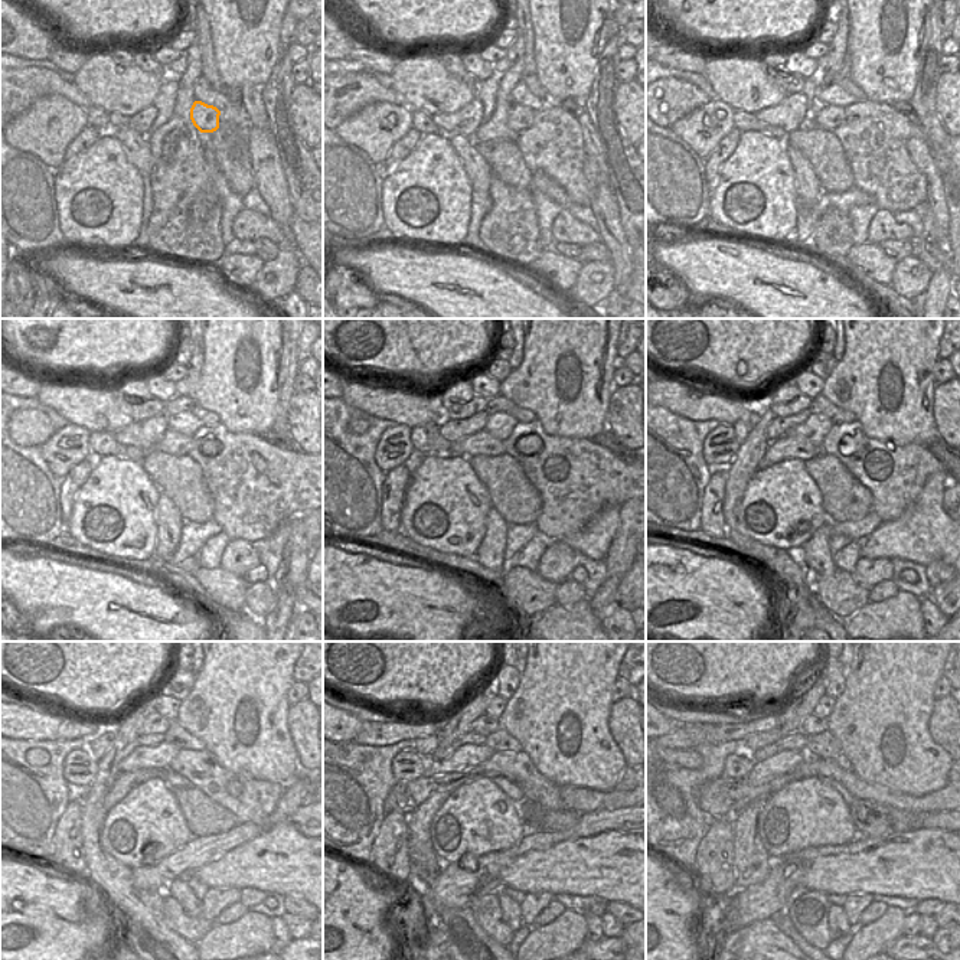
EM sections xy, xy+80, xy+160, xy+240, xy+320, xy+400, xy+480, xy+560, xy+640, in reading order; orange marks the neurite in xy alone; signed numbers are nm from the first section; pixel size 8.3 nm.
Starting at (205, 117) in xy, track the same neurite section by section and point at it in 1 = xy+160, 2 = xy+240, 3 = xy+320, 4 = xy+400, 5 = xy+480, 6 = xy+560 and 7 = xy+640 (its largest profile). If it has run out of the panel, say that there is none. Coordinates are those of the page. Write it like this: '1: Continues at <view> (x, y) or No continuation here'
1: Continues at xy+160 (829, 117)
2: Continues at xy+240 (172, 443)
3: Continues at xy+320 (482, 443)
4: Continues at xy+400 (786, 447)
5: Continues at xy+480 (126, 781)
6: Continues at xy+560 (423, 859)
7: Continues at xy+640 (751, 859).

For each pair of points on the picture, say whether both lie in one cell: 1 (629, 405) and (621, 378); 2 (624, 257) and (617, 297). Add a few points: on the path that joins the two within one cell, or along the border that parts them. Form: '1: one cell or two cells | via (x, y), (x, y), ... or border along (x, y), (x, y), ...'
1: two cells | border along (630, 382), (614, 388)
2: one cell | via (623, 267), (619, 287)

